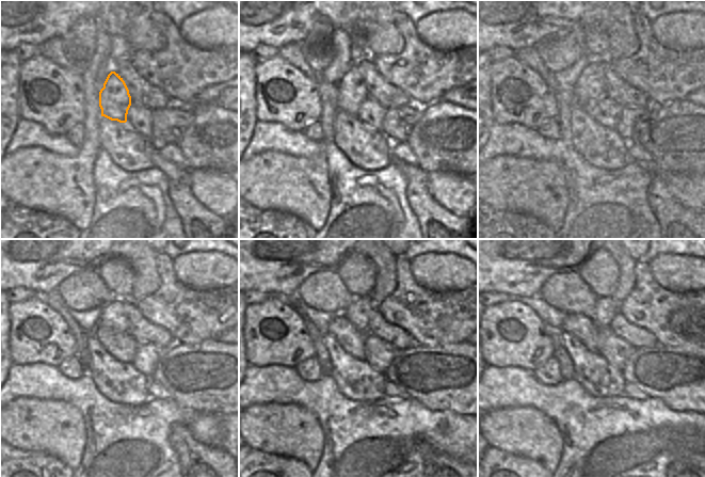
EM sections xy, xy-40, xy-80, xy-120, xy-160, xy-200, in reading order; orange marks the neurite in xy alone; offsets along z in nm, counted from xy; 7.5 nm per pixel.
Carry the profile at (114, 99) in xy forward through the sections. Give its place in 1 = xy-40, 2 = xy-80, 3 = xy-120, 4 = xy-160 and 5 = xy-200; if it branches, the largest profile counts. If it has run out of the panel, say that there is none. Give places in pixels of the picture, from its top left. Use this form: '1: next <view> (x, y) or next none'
1: next xy-40 (352, 92)
2: next xy-80 (591, 83)
3: next xy-120 (113, 316)
4: next xy-160 (358, 312)
5: next xy-200 (605, 308)

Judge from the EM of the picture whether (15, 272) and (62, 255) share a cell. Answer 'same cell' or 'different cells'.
same cell

